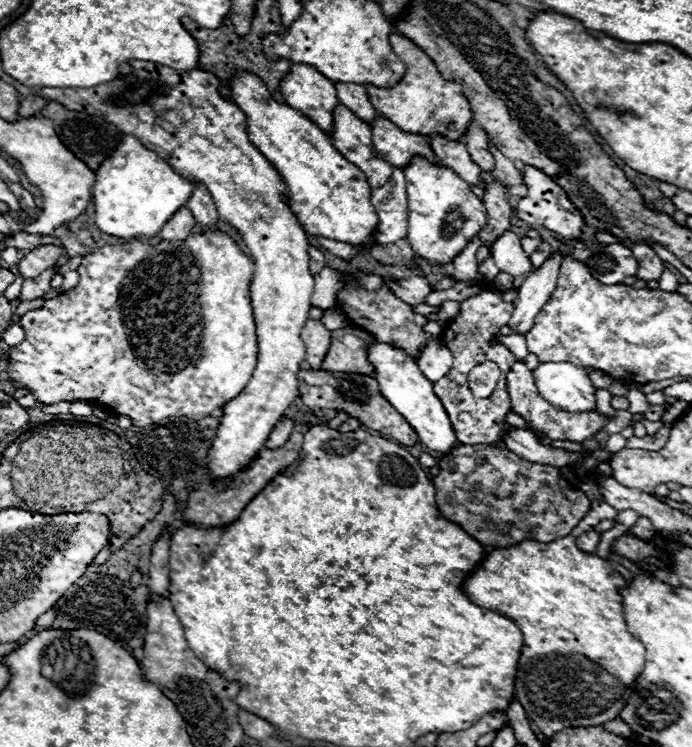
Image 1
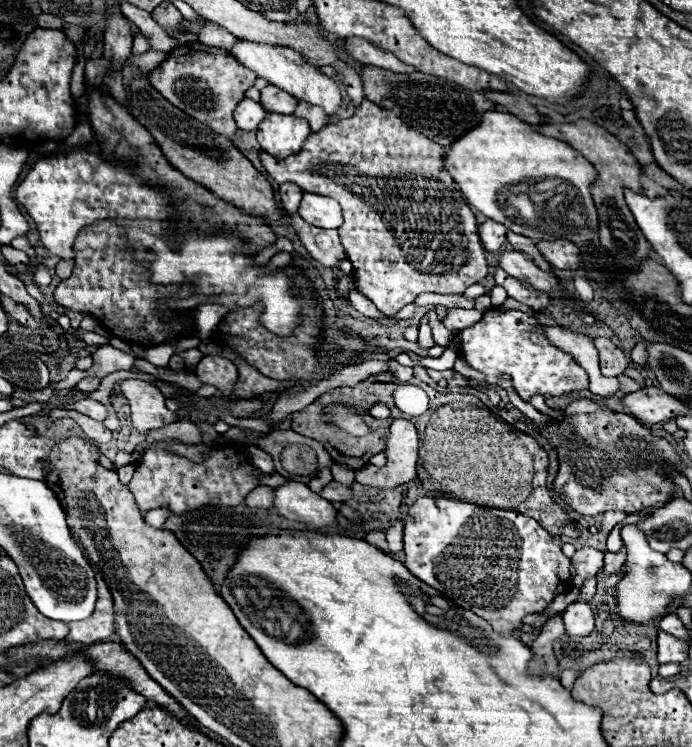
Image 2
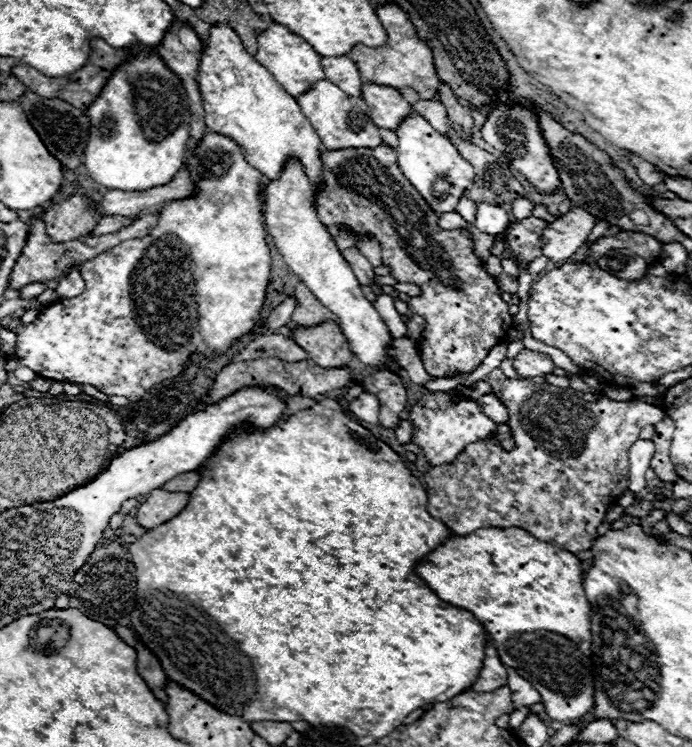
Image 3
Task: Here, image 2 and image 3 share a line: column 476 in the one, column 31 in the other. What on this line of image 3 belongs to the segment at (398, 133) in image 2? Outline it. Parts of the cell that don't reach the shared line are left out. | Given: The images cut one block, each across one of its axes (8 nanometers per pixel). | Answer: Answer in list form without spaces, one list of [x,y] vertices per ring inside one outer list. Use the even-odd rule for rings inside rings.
[[[146,214],[142,218],[138,218],[136,222],[132,222],[130,226],[126,228],[120,228],[118,232],[114,234],[106,234],[106,236],[96,236],[96,238],[90,238],[90,236],[82,236],[78,240],[72,240],[72,242],[66,242],[66,244],[54,244],[50,242],[46,230],[44,230],[44,222],[42,218],[36,218],[32,222],[32,228],[30,228],[30,236],[28,236],[28,242],[22,250],[22,256],[18,258],[14,270],[12,270],[12,276],[10,276],[10,288],[22,288],[22,286],[28,286],[28,284],[34,284],[34,282],[46,282],[46,280],[54,280],[54,278],[60,278],[62,272],[68,268],[68,266],[80,266],[82,262],[86,260],[92,260],[94,256],[102,254],[104,250],[110,250],[112,246],[124,242],[124,240],[134,240],[134,238],[144,238],[148,236],[158,224],[158,214]]]

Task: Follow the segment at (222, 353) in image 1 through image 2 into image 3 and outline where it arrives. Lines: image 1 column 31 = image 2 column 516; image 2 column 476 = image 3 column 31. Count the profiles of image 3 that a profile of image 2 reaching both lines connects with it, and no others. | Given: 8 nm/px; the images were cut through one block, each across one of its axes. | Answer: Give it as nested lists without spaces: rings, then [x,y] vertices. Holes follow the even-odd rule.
[[[216,132],[204,134],[204,140],[200,142],[198,148],[192,150],[192,156],[188,156],[184,166],[190,170],[192,180],[198,186],[198,196],[164,204],[160,210],[160,222],[150,236],[146,236],[142,240],[120,242],[118,246],[114,246],[114,248],[98,254],[96,258],[80,264],[78,272],[82,274],[82,278],[86,282],[86,288],[80,296],[58,298],[52,304],[48,304],[46,308],[42,308],[34,322],[14,328],[14,332],[16,332],[16,352],[14,354],[22,366],[28,366],[30,370],[36,372],[36,376],[42,376],[42,378],[76,382],[76,384],[90,384],[106,396],[124,396],[130,402],[140,402],[140,398],[146,392],[150,392],[152,388],[156,388],[164,380],[174,380],[174,378],[182,376],[194,354],[204,354],[208,360],[214,360],[214,358],[222,356],[236,340],[240,340],[244,334],[254,330],[254,326],[260,318],[260,310],[262,310],[264,298],[266,298],[266,288],[270,282],[270,248],[266,244],[264,216],[262,216],[260,200],[258,200],[258,180],[262,180],[262,174],[246,162],[242,148],[234,140],[230,140],[222,134],[216,134]]]

